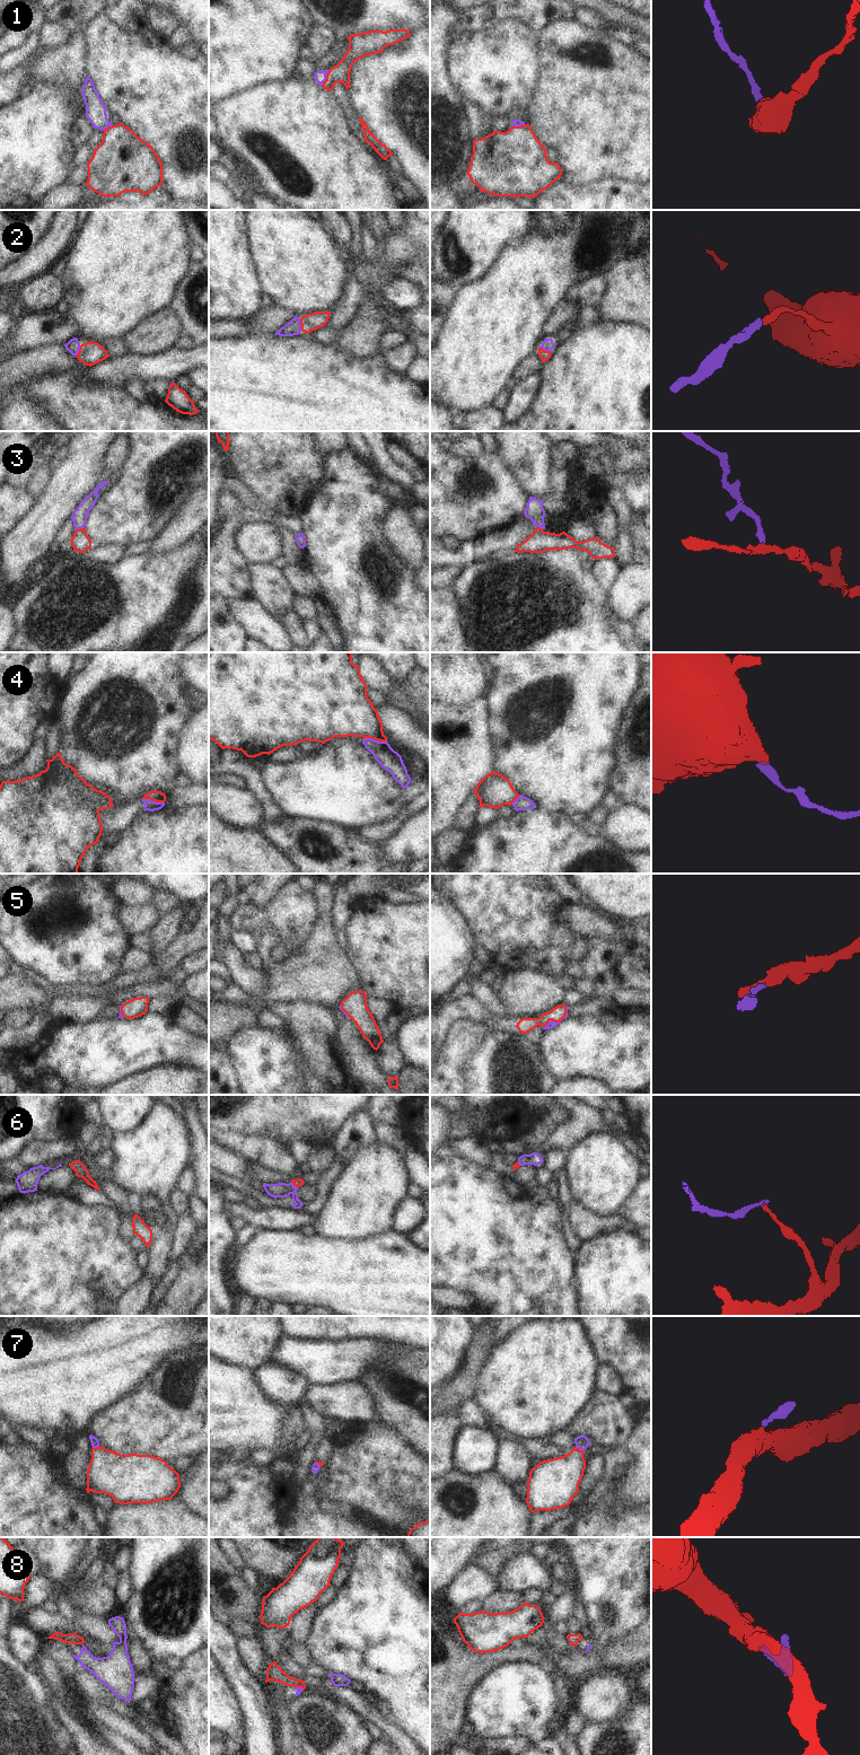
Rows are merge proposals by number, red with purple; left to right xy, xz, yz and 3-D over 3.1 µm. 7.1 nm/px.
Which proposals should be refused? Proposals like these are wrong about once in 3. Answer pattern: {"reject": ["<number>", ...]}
{"reject": ["4", "8"]}

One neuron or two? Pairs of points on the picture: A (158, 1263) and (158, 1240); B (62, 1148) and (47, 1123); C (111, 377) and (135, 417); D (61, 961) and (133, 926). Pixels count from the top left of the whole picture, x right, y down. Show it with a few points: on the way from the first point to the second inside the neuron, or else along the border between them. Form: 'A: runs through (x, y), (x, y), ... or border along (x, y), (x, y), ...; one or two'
A: runs through (158, 1257), (158, 1246); one
B: border along (70, 1135), (54, 1141), (36, 1140); two
C: border along (90, 383), (123, 388); two
D: border along (122, 905), (121, 920), (131, 935); two

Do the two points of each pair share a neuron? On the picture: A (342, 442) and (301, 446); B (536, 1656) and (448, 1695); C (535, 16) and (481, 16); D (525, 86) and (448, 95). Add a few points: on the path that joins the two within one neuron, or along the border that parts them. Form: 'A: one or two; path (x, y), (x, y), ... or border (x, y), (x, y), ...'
A: two; border (316, 442), (316, 447), (319, 450), (328, 453)
B: one; path (515, 1653), (507, 1653), (481, 1664), (470, 1674)
C: one; path (521, 11), (498, 11), (494, 15)
D: two; border (447, 70), (447, 76), (462, 97)

